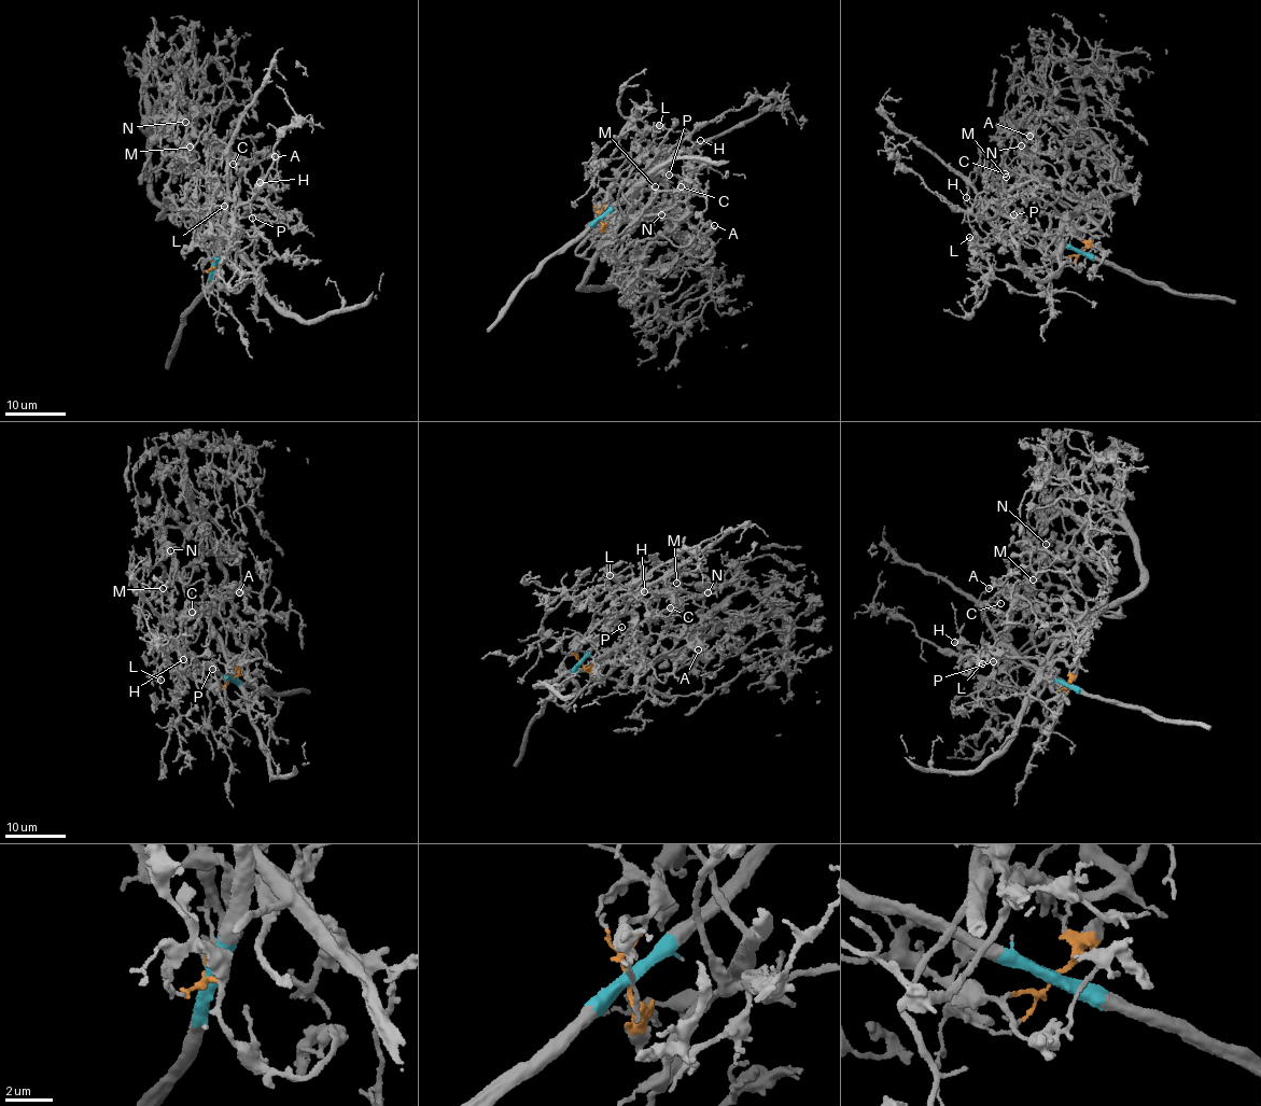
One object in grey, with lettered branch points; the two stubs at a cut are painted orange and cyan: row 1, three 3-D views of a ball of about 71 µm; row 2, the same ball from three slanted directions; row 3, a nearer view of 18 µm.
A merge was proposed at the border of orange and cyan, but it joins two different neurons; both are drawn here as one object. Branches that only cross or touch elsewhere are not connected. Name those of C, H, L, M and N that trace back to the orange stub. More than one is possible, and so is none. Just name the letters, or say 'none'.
C, L, M, N

